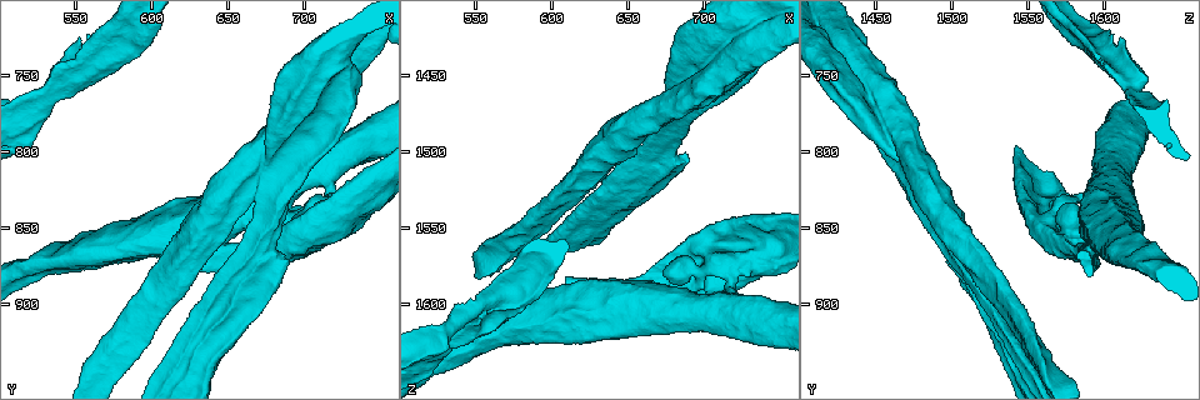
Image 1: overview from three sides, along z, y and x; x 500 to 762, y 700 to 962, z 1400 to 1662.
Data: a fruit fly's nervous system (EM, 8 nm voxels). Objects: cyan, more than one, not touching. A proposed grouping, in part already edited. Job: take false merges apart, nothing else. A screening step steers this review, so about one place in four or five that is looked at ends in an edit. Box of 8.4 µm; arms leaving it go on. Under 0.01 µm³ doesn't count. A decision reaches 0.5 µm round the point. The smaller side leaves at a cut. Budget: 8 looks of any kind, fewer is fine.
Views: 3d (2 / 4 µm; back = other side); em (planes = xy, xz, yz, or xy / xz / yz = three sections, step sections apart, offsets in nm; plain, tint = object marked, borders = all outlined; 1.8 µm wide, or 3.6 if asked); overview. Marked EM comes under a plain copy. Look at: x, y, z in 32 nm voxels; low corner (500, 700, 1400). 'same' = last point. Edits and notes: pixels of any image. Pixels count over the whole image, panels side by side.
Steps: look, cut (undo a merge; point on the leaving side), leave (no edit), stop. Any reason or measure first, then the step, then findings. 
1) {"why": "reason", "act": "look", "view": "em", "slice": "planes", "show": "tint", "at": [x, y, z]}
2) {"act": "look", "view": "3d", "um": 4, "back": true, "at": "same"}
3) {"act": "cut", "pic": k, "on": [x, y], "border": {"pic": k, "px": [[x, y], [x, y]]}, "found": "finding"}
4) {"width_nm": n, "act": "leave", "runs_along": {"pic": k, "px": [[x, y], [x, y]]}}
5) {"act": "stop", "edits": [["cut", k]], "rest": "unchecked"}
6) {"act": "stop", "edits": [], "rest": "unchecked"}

{"why": "sudden change in width", "act": "look", "view": "em", "slice": "planes", "show": "tint", "at": [734, 838, 1572]}

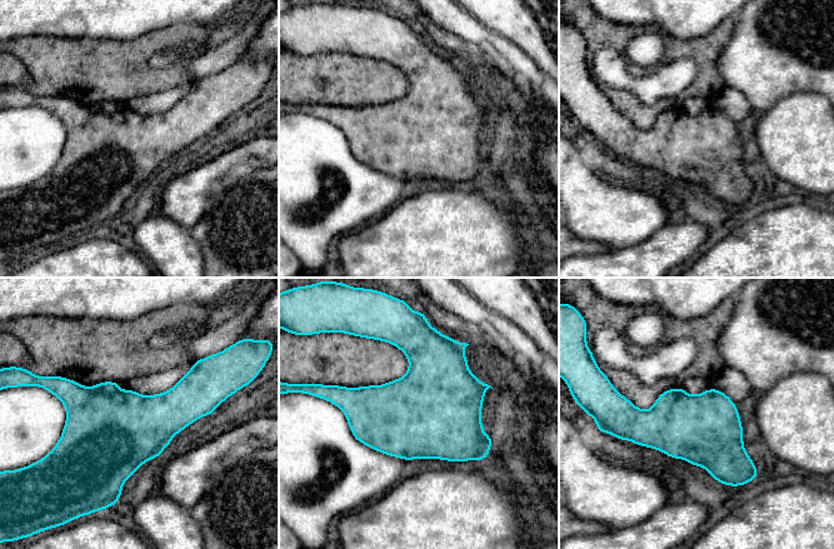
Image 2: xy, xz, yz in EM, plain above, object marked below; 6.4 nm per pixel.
{"act": "cut", "pic": 2, "on": [103, 432], "border": {"pic": 2, "px": [[88, 388], [95, 394], [115, 392]]}, "found": "a second neuron is stuck on"}

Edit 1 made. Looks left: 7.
{"why": "abrupt turn", "act": "look", "view": "em", "slice": "xz", "step": 4, "show": "tint", "at": [644, 914, 1532]}

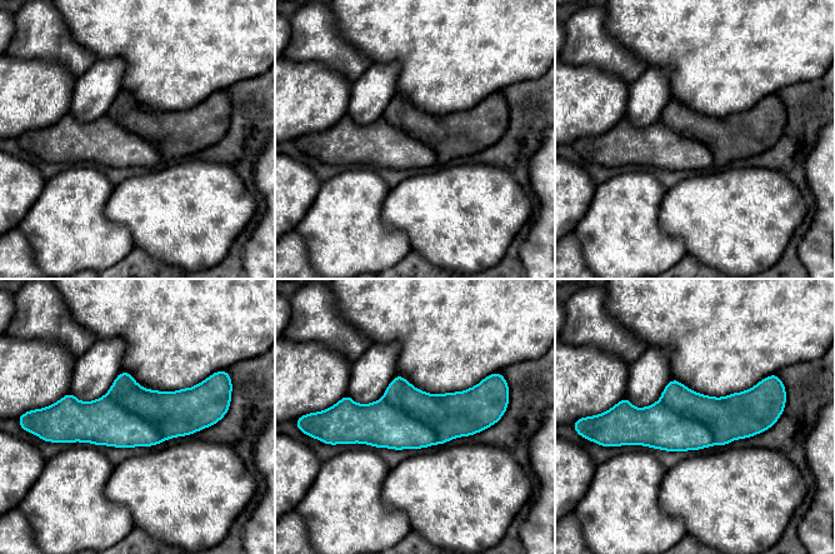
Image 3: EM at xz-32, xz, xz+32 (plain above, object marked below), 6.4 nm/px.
{"act": "cut", "pic": 3, "on": [729, 418], "border": {"pic": 3, "px": [[659, 400], [701, 423], [714, 444]]}, "found": "a second neuron is stuck on"}

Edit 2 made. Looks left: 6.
{"why": "small branch off a trunk", "act": "look", "view": "em", "slice": "yz", "step": 4, "show": "tint", "at": [580, 726, 1594]}

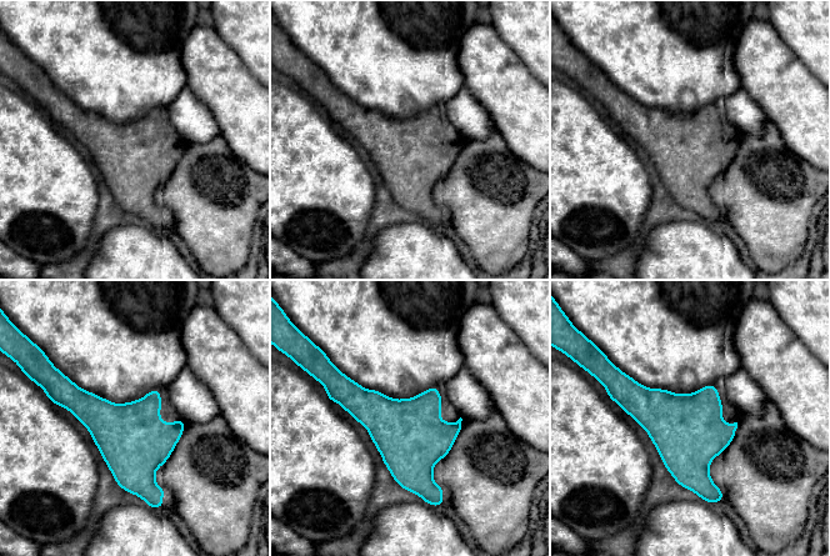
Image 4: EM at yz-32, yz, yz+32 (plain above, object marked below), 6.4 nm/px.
{"act": "look", "view": "em", "slice": "planes", "show": "tint", "at": "same"}

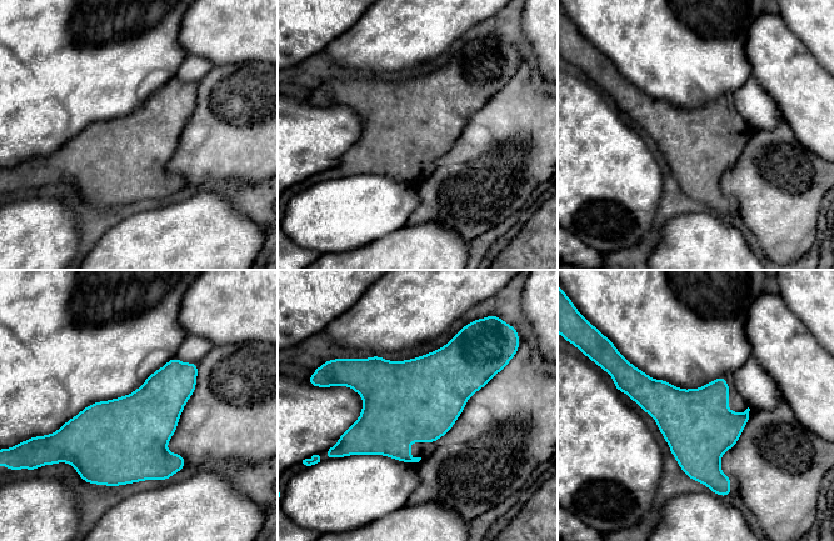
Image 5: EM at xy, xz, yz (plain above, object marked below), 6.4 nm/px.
{"act": "leave", "found": "continuous, no second neuron"}

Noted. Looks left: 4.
{"act": "stop", "edits": [["cut", 2], ["cut", 3]], "rest": "unchecked"}

